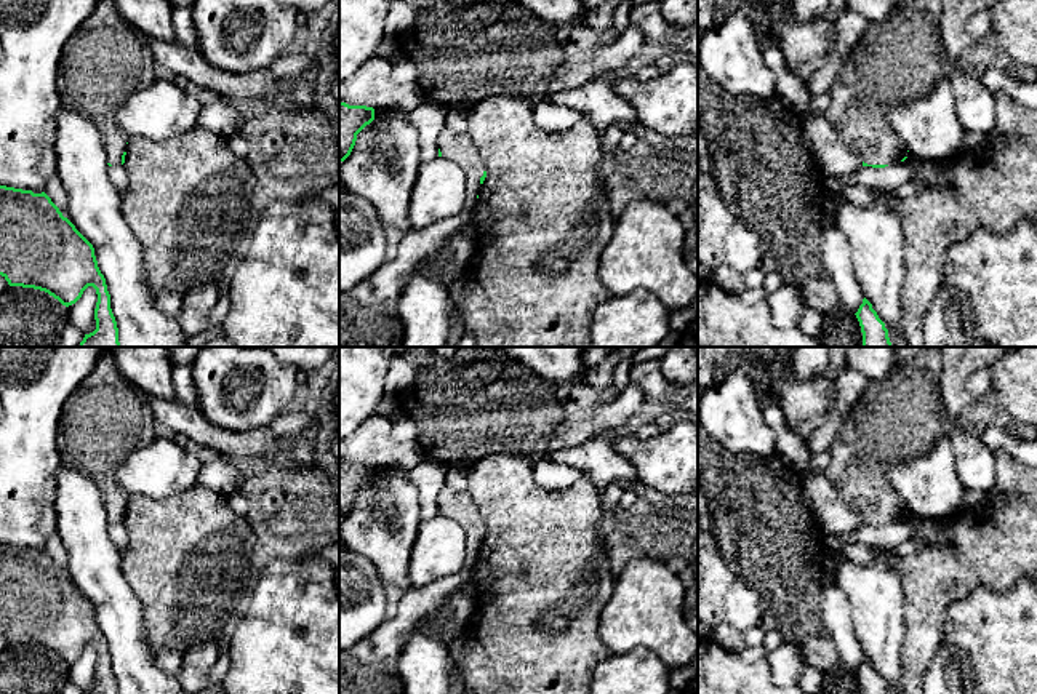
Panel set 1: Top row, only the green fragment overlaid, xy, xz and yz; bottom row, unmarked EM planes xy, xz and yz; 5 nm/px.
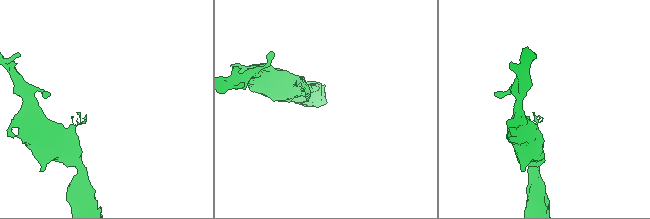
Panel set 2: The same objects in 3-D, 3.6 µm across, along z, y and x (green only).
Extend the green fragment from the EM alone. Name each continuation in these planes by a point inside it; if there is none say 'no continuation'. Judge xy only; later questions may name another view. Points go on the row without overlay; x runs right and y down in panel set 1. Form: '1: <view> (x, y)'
1: xy (106, 419)

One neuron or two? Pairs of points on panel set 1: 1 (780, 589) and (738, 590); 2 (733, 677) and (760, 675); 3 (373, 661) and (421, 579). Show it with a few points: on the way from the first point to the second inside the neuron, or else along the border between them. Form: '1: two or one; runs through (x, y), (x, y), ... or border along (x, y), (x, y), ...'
1: two; border along (738, 578), (764, 602), (760, 626)
2: one; runs through (740, 677), (754, 677)
3: two; border along (452, 574), (436, 579), (424, 587), (412, 589)

